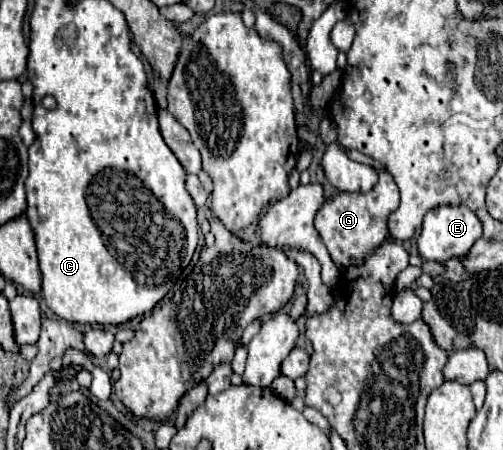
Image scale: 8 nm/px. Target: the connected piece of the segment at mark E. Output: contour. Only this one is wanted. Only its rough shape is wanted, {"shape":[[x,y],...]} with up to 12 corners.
{"shape":[[464,204],[432,208],[416,248],[446,262],[470,252],[482,222]]}

